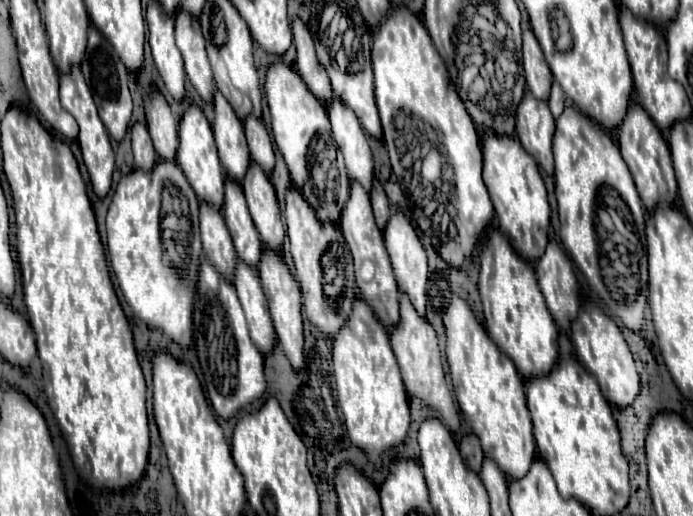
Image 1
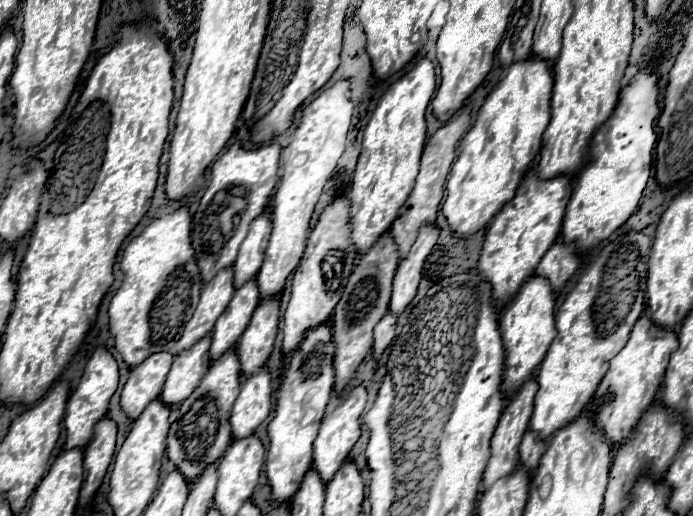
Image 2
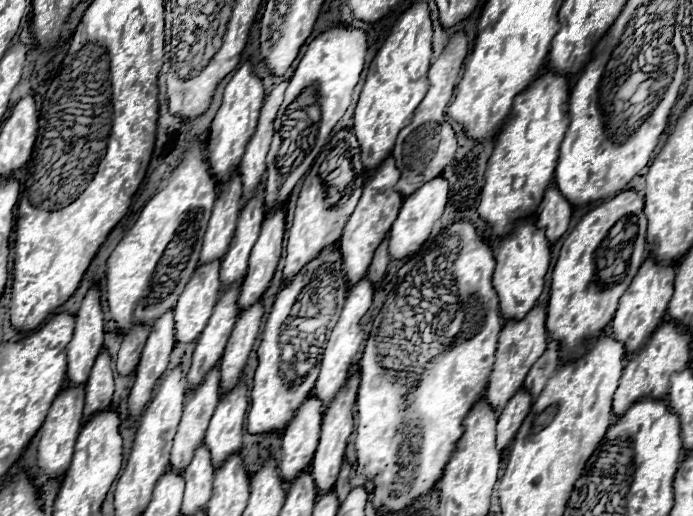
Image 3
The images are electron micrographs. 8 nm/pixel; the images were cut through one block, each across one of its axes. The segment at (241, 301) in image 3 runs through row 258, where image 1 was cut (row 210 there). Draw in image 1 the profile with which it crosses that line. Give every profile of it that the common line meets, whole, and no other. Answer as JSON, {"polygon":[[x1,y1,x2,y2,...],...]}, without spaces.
{"polygon":[[250,164,242,182,242,190,264,246,270,250,280,250,286,230,280,220,280,208,274,188,262,168,258,168,258,164]]}

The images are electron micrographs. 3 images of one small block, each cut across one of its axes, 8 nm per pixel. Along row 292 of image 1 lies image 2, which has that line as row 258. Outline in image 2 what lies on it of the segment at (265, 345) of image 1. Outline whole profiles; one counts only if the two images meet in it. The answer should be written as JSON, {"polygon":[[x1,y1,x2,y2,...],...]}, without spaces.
{"polygon":[[258,216,252,224,250,224,250,232,244,238,238,258,234,262,234,286,244,286,250,278,256,278,262,260,264,260,264,252,270,240,270,232,272,232,272,222,266,216]]}

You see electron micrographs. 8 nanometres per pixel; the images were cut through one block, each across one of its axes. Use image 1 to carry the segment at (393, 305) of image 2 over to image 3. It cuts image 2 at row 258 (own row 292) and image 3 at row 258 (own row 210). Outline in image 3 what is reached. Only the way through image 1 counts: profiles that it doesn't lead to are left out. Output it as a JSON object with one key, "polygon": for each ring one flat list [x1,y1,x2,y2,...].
{"polygon":[[434,178,430,182,426,182,424,186,420,186,414,194,404,198,404,204,400,208,400,214,396,218,396,222,390,228,390,256,400,260,404,256,410,256,414,252,420,250,420,246,430,238,432,226,436,220,440,220,444,208,448,202,448,180,446,178]]}

